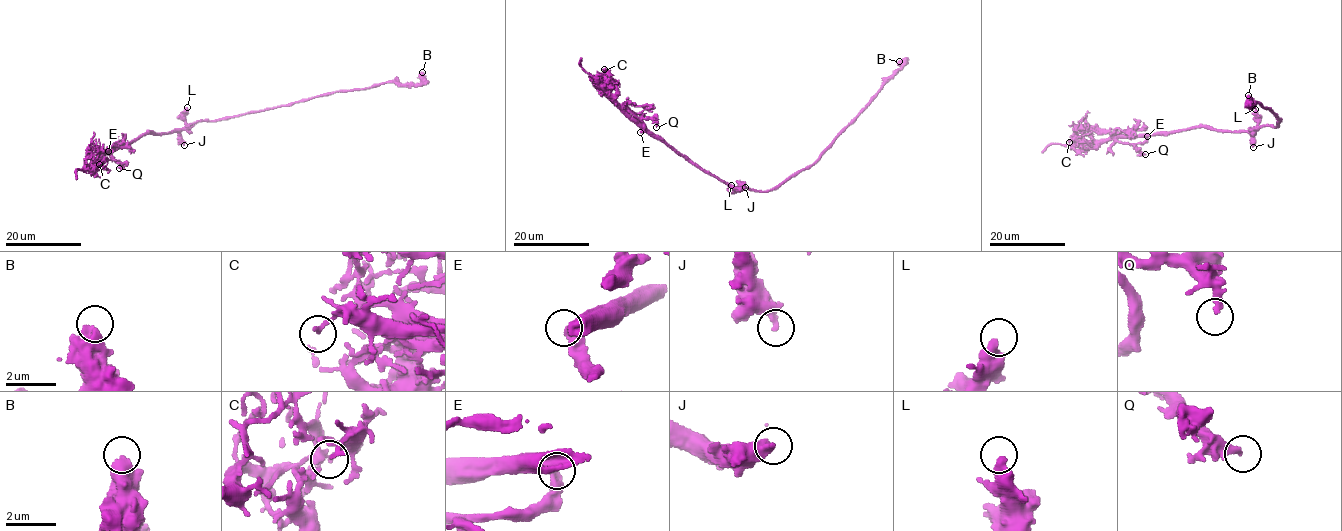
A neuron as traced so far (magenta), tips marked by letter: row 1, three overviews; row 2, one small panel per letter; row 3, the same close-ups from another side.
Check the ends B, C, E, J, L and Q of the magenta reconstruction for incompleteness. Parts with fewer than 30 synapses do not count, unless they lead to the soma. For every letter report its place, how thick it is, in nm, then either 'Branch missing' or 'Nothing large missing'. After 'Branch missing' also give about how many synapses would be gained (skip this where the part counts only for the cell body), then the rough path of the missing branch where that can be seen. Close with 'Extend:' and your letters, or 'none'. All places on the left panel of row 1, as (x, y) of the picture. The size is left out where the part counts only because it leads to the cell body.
B: Place: (422, 72). Thickness 600 nm. Nothing large missing
C: Place: (99, 164). Thickness 160 nm. Nothing large missing
E: Place: (108, 151). Thickness 300 nm. Nothing large missing
J: Place: (184, 145). Thickness 380 nm. Nothing large missing
L: Place: (187, 107). Thickness 400 nm. Nothing large missing
Q: Place: (119, 168). Thickness 280 nm. Nothing large missing
Extend: none

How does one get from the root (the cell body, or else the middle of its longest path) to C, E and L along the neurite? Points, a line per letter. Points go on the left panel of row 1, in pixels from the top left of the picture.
C: (192, 125), (171, 132), (140, 135), (131, 142), (100, 153), (96, 165), (101, 166), (104, 162), (99, 164)
E: (192, 125), (171, 132), (140, 135), (131, 142), (105, 151), (102, 156), (106, 160), (112, 157), (108, 151)
L: (192, 125), (186, 122), (187, 107)

